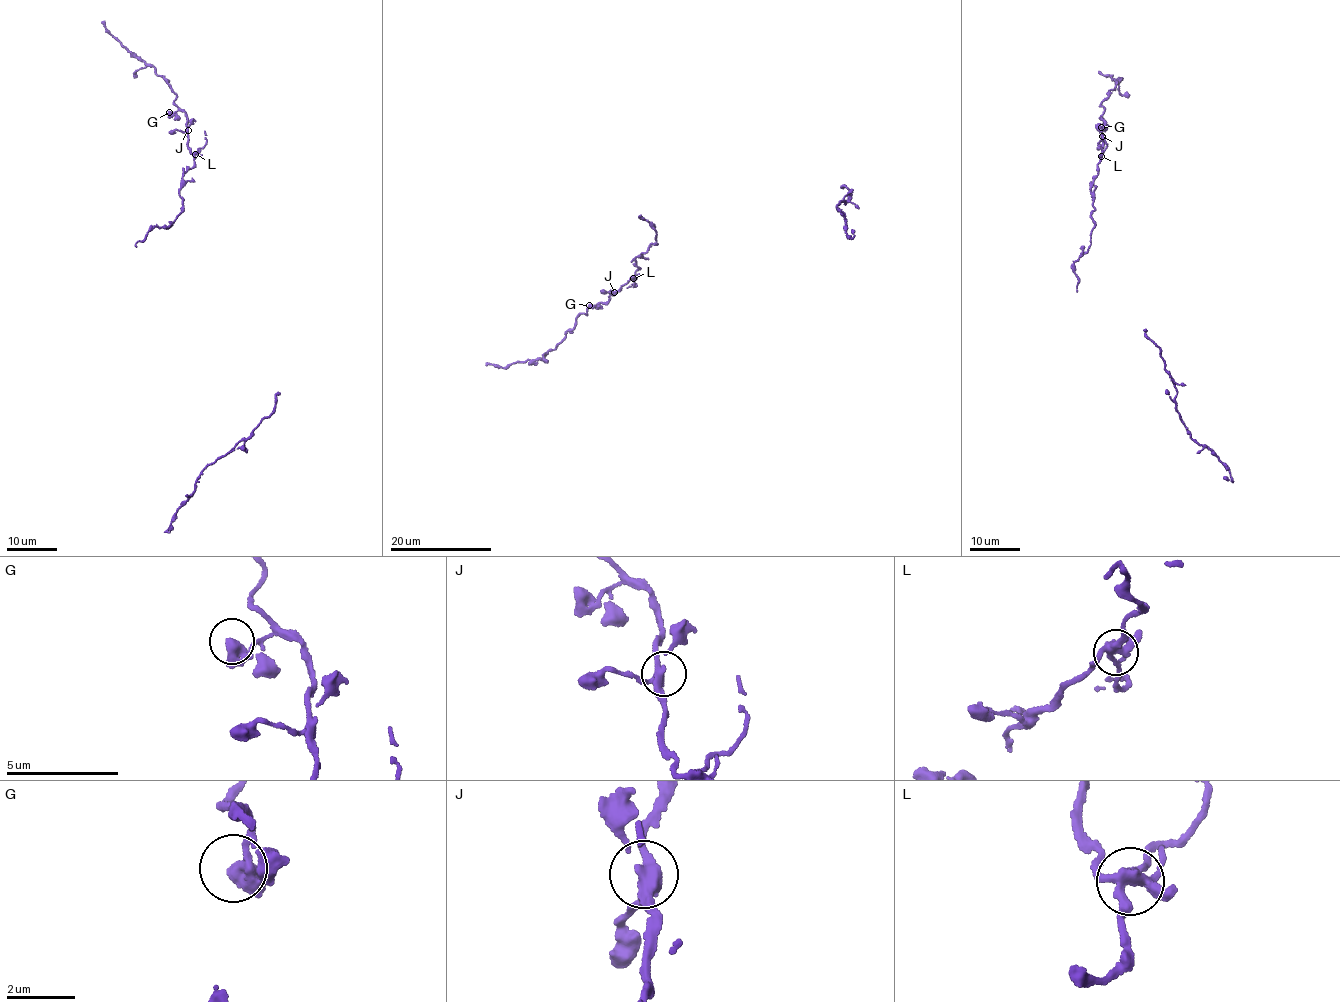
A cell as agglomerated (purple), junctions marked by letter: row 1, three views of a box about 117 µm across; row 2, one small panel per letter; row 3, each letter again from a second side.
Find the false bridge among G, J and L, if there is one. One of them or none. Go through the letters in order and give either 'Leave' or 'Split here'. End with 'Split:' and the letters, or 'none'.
G: Leave
J: Leave
L: Split here
Split: L

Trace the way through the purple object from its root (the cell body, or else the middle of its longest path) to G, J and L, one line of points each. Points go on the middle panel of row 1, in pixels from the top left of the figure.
G: (655, 223), (656, 243), (634, 259), (639, 267), (632, 278), (606, 303), (589, 305)
J: (655, 223), (656, 243), (634, 259), (639, 267), (629, 281), (614, 292)
L: (655, 223), (656, 243), (634, 259), (639, 267), (634, 278)

